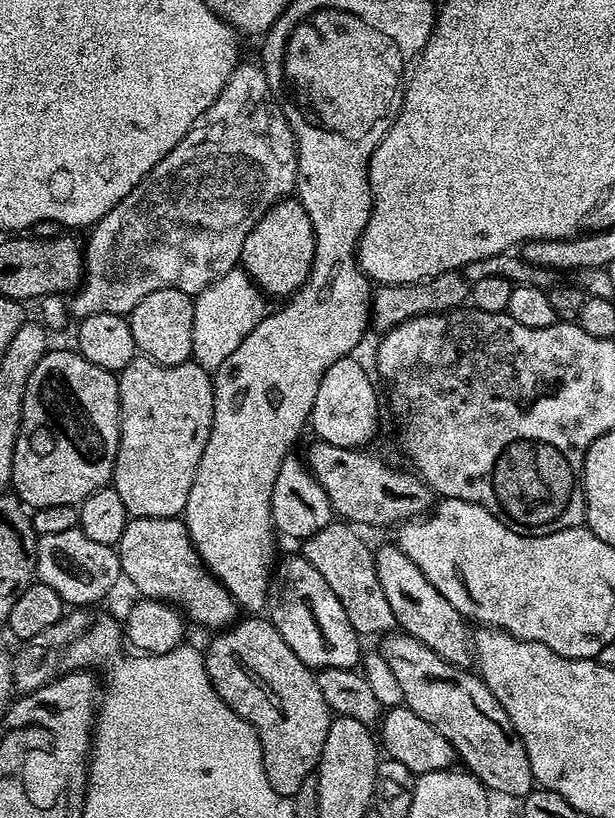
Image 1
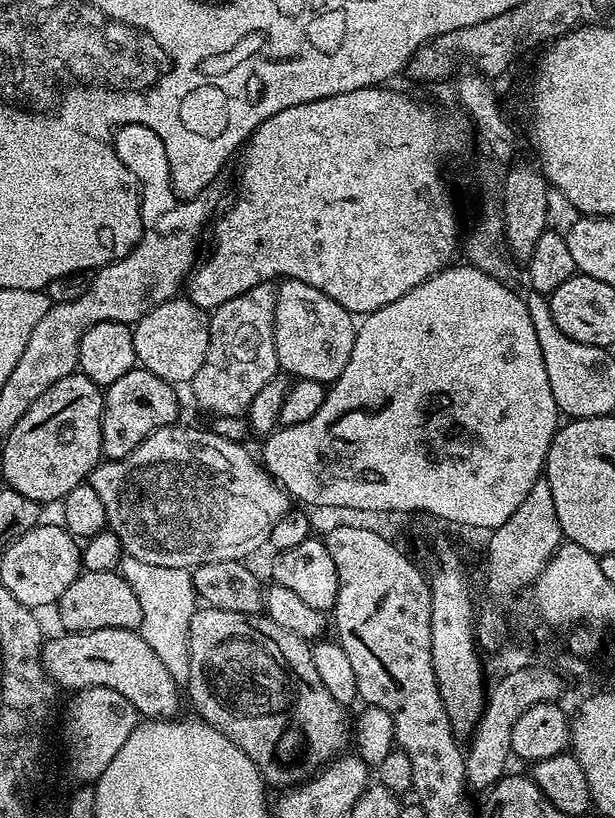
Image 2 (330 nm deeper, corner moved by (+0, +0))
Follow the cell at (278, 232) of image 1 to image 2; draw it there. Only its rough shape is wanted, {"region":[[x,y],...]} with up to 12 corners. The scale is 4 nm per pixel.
{"region":[[306,282],[276,288],[279,371],[331,386],[357,321]]}

